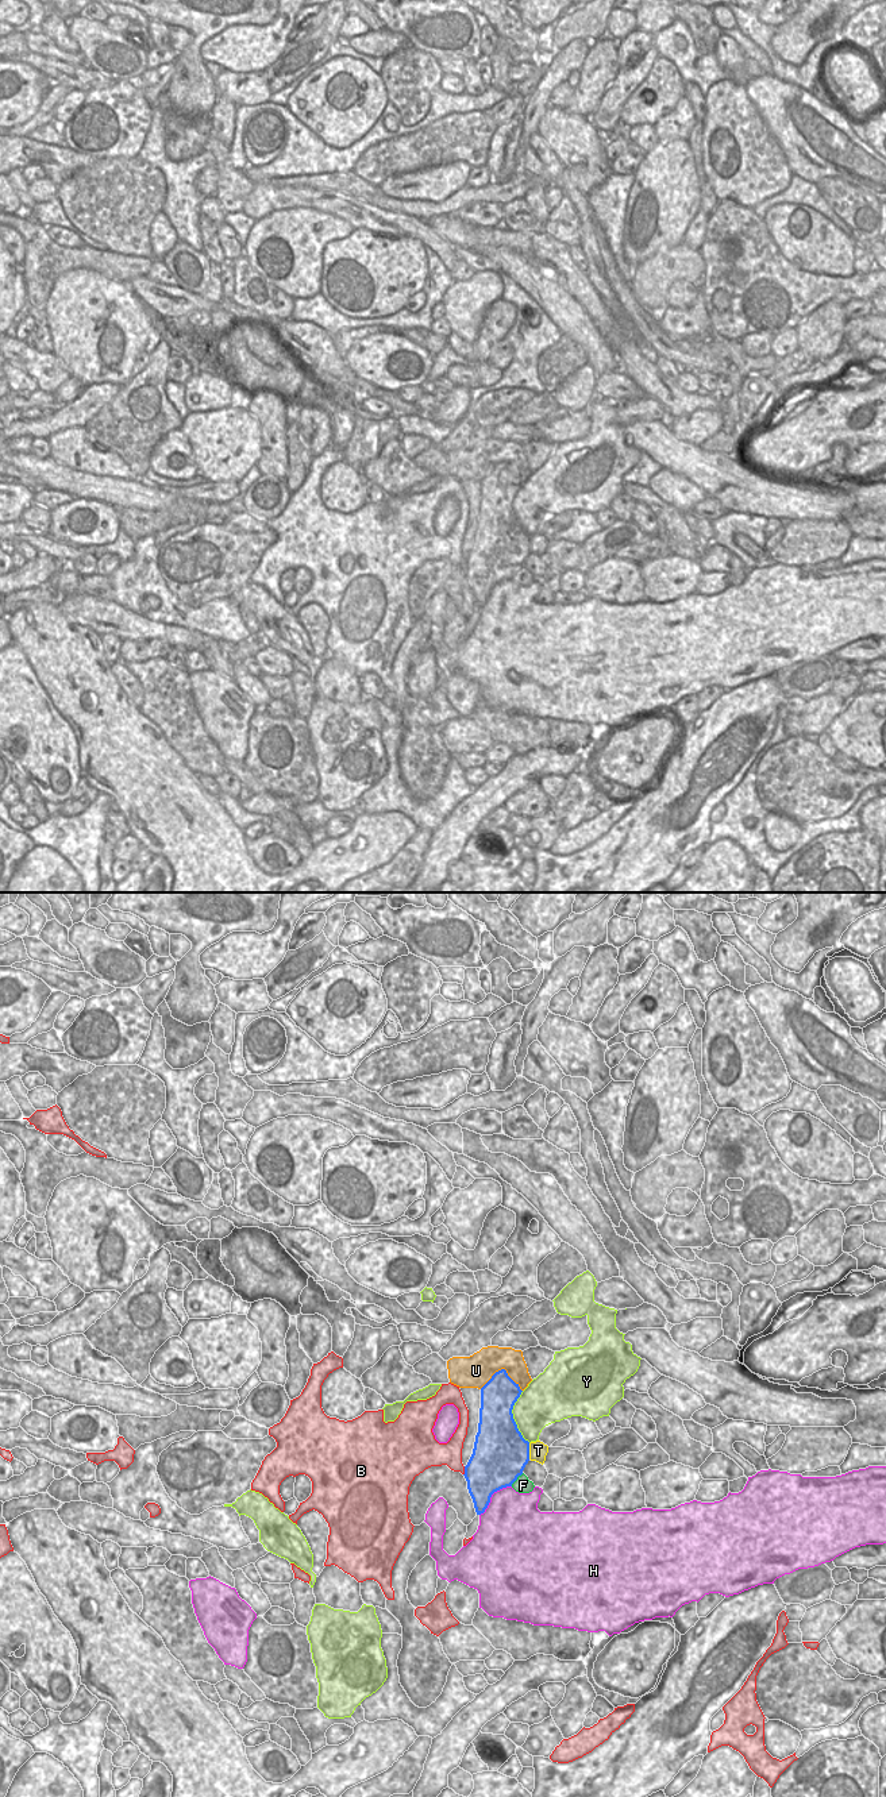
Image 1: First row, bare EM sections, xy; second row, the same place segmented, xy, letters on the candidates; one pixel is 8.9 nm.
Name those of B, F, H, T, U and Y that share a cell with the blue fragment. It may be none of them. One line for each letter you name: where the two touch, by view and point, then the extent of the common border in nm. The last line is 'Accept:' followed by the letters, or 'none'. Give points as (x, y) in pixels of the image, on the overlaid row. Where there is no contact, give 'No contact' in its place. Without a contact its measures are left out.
Accept: none.

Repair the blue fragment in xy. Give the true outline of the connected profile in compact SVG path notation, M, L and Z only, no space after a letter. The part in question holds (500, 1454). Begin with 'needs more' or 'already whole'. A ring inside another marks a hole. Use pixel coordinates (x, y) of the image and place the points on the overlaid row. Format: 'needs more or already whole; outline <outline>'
already whole; outline M505 1369L496 1372L481 1388L478 1432L463 1474L477 1515L485 1512L494 1492L512 1486L529 1461L529 1442L523 1438L512 1414L521 1392L519 1384L508 1376Z

